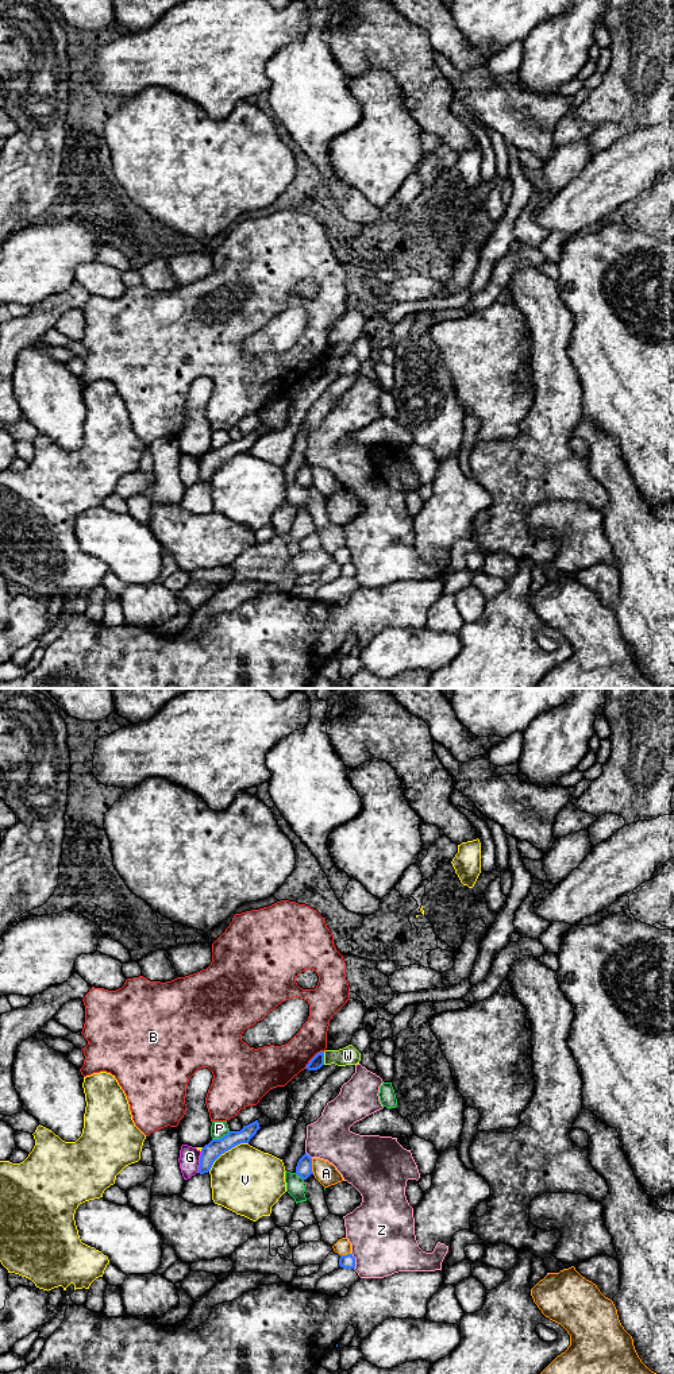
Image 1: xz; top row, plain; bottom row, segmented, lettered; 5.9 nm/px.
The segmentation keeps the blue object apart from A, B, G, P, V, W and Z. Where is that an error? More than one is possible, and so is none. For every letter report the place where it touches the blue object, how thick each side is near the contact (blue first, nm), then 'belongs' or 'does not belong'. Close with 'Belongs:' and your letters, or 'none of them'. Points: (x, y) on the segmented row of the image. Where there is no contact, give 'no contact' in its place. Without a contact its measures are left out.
A: xz (311, 1166) | 100/140 nm | does not belong
B: xz (312, 1058) | 80/240 nm | does not belong
G: xz (200, 1162) | 110/130 nm | does not belong
P: xz (220, 1138) | 110/100 nm | does not belong
V: xz (226, 1150) | 110/400 nm | does not belong
W: xz (323, 1058) | 80/110 nm | does not belong
Z: xz (354, 1261) | 80/400 nm | does not belong
Belongs: none of them

